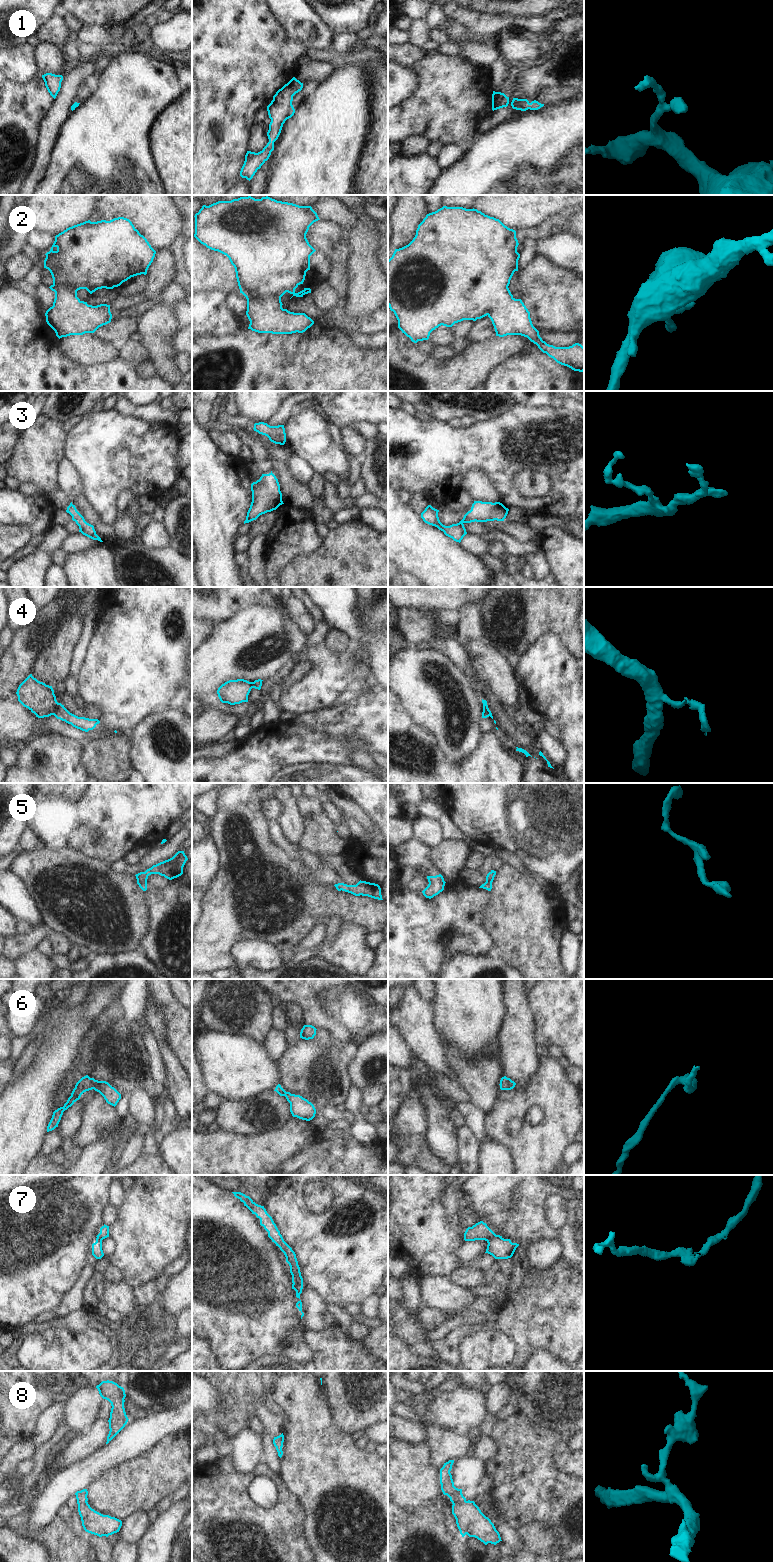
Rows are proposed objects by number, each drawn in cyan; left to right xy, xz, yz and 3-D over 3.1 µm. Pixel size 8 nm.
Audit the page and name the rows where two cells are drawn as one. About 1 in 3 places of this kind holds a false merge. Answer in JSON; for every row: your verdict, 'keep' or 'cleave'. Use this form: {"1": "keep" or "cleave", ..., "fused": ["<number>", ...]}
{"1": "keep", "2": "keep", "3": "keep", "4": "cleave", "5": "keep", "6": "keep", "7": "cleave", "8": "keep", "fused": ["4", "7"]}

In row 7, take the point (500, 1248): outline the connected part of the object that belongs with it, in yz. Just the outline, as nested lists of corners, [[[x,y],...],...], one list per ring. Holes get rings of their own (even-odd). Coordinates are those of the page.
[[[502,1237],[487,1240],[487,1249],[485,1253],[492,1255],[495,1259],[511,1258],[519,1246],[517,1243],[512,1243],[510,1239]]]

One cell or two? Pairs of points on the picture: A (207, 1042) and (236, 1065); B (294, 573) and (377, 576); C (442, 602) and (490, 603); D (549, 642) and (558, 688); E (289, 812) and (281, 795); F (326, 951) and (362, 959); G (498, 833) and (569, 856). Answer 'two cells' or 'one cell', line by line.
A: one cell
B: one cell
C: two cells
D: one cell
E: one cell
F: one cell
G: one cell

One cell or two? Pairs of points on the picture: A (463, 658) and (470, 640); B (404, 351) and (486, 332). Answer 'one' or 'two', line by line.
A: two
B: two

